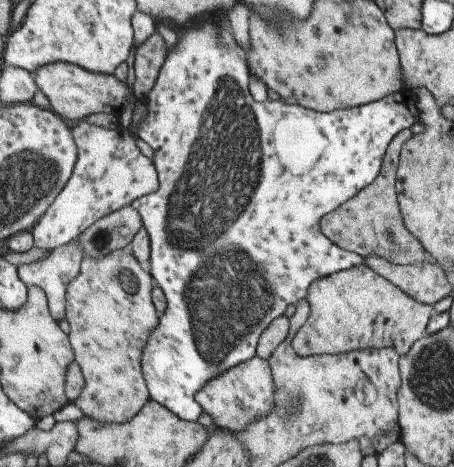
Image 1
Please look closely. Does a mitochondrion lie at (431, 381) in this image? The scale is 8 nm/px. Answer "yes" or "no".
yes

